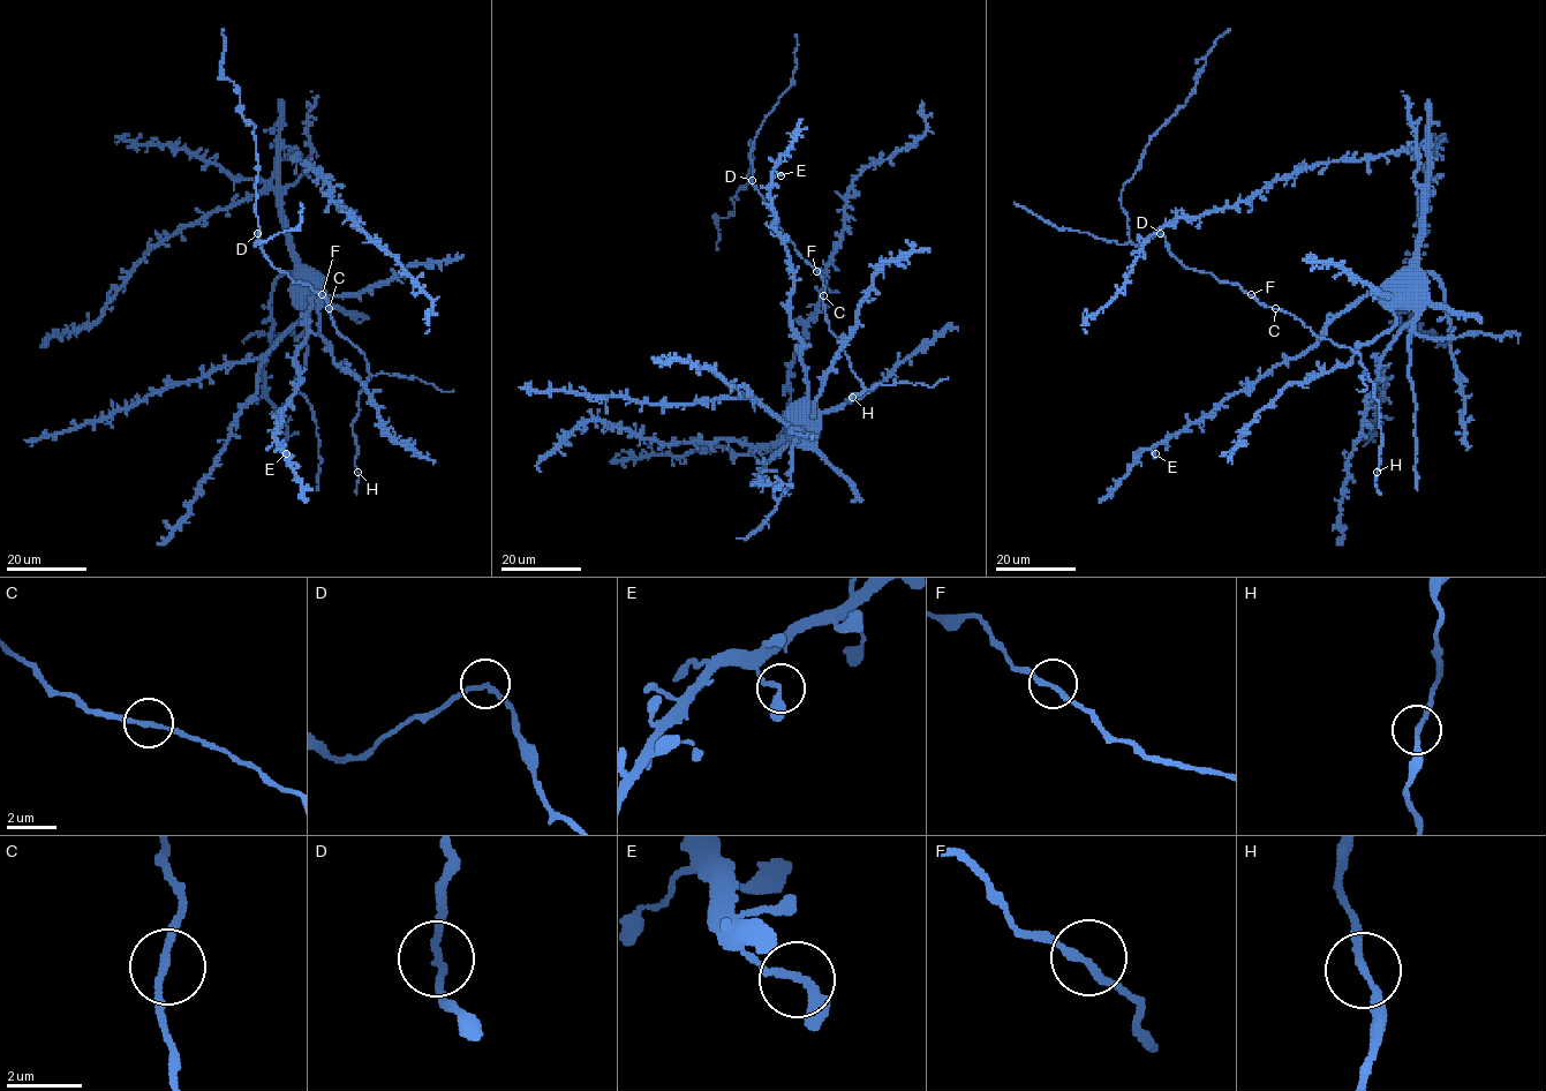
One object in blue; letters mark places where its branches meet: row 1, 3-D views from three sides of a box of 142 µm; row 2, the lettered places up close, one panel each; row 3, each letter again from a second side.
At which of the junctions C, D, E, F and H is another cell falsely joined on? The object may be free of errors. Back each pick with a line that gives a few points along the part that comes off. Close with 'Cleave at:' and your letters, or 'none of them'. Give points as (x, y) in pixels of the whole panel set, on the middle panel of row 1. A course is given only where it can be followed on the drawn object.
Cleave at: none of them

